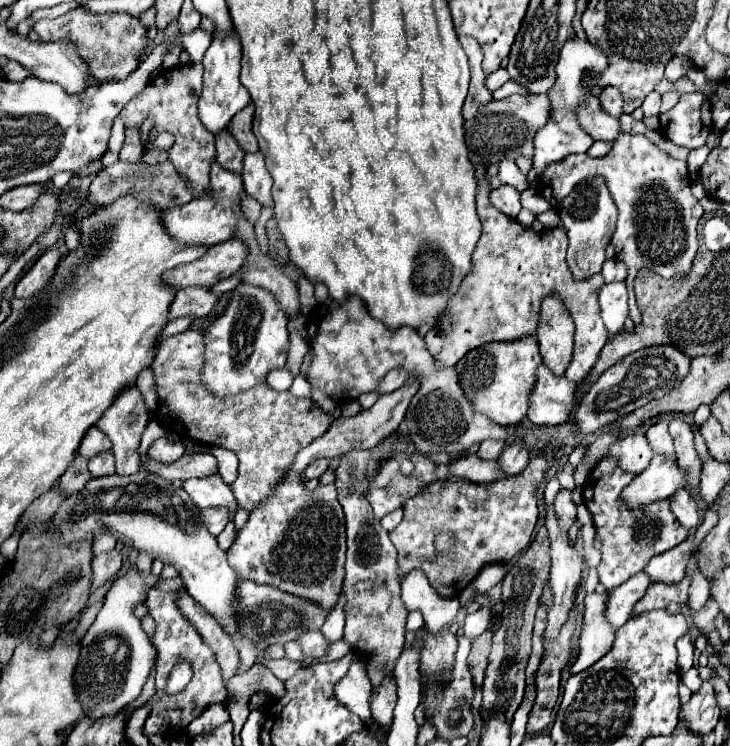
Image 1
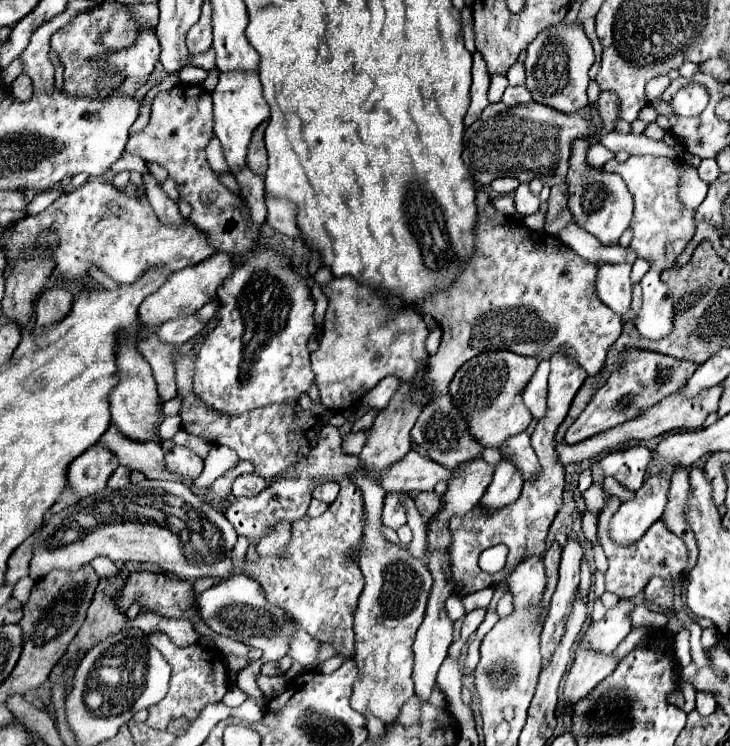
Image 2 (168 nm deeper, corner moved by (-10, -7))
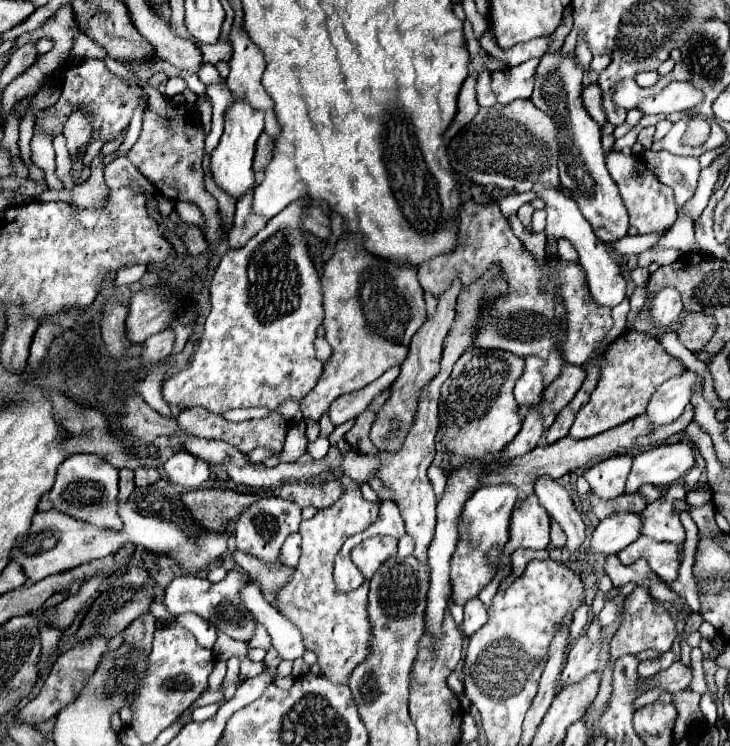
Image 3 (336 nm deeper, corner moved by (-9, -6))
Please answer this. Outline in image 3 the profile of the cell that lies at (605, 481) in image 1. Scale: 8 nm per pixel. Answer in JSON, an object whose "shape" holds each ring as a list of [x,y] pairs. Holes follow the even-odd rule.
{"shape":[[[638,537],[632,547],[618,553],[624,565],[632,565],[640,555],[648,561],[652,571],[666,583],[674,583],[678,577],[678,549],[674,543],[658,543],[650,537]]]}

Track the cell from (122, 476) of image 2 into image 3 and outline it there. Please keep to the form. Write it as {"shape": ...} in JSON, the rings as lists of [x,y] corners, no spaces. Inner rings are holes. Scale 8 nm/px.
{"shape":[[[120,469],[120,503],[126,503],[126,499],[134,491],[134,471],[132,469]]]}

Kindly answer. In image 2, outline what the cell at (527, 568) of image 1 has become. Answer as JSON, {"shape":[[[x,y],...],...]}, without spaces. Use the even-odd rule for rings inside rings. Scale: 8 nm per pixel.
{"shape":[[[557,542],[551,544],[551,548],[545,552],[543,556],[543,564],[545,564],[545,572],[547,572],[547,588],[543,592],[543,608],[549,608],[549,600],[555,592],[557,586],[557,570],[559,570],[559,560],[561,560],[561,546]]]}

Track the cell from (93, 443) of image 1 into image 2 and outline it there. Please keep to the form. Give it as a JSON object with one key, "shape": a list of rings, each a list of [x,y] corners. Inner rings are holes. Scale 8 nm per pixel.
{"shape":[[[93,444],[73,460],[67,470],[67,482],[77,496],[85,498],[95,494],[97,490],[103,490],[107,478],[117,466],[119,460],[115,460],[115,456],[111,456],[111,452],[103,448],[103,444]]]}

